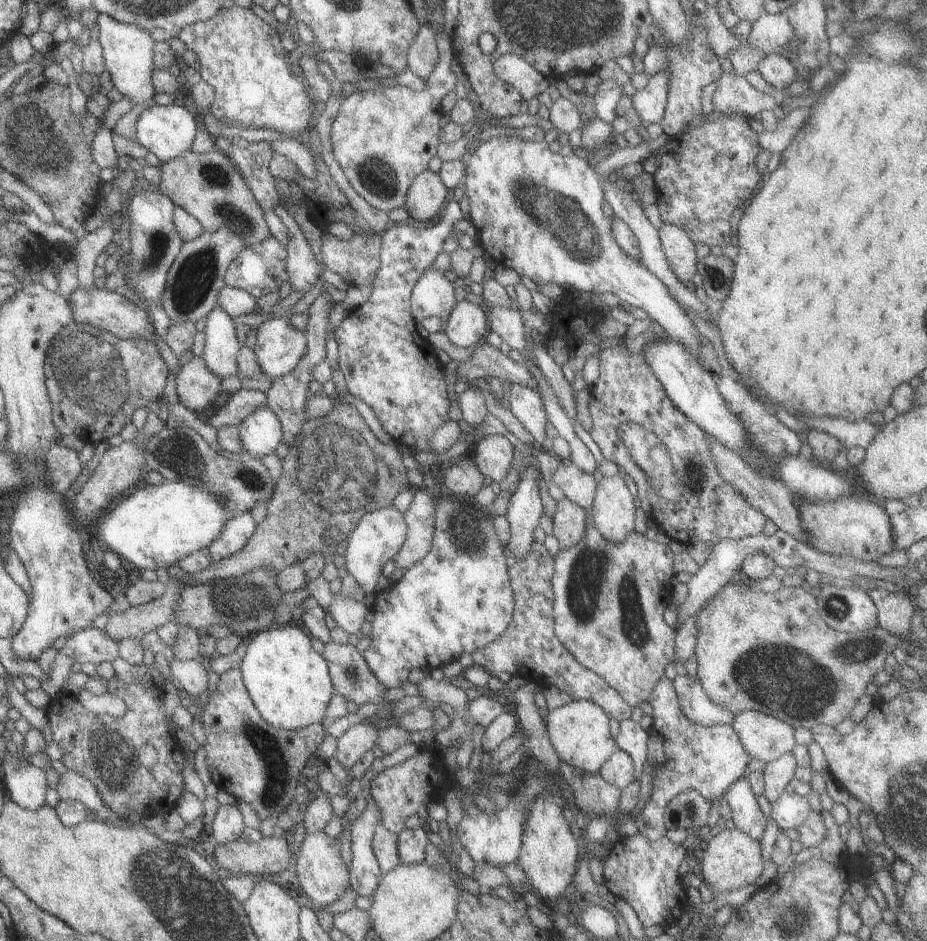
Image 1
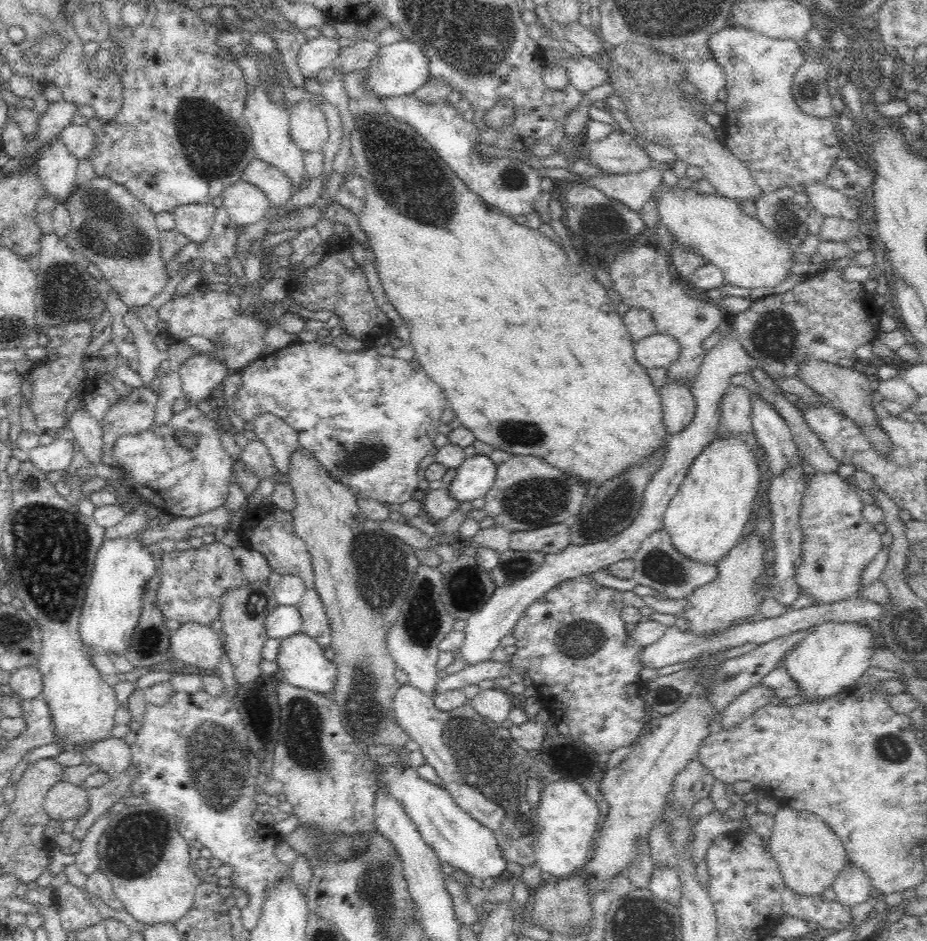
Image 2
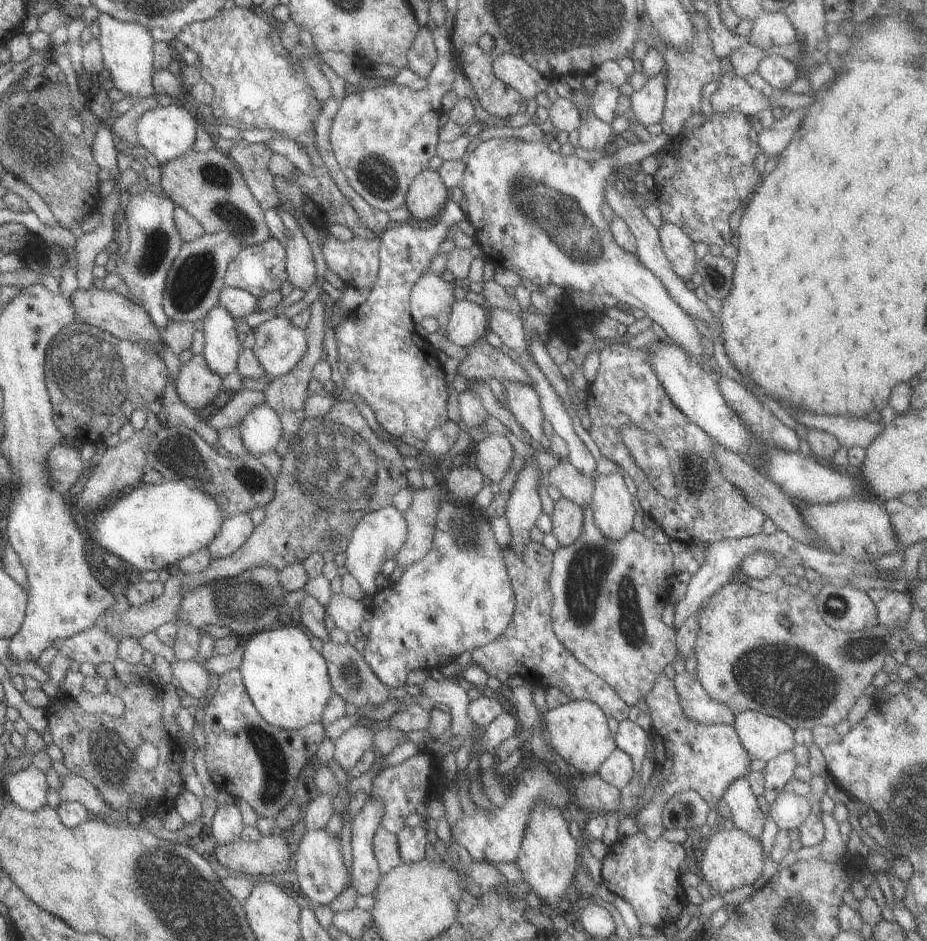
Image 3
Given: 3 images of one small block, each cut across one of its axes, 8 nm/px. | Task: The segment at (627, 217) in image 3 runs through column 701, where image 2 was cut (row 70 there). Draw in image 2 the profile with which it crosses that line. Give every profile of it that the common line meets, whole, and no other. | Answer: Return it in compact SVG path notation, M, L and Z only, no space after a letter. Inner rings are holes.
M319 35L304 43L297 55L297 63L305 78L316 78L320 71L333 66L341 46L337 39Z

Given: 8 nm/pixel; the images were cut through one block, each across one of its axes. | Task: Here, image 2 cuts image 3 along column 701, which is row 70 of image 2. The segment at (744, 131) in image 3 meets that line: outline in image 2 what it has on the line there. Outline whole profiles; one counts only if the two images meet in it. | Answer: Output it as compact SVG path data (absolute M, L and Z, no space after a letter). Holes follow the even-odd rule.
M158 1L148 4L148 13L142 25L132 28L122 24L118 30L110 30L109 36L113 41L113 51L122 54L120 60L126 67L120 78L123 83L123 104L118 116L97 127L94 132L94 150L90 154L90 162L97 176L111 178L120 186L127 188L143 205L146 205L154 214L173 212L182 205L208 204L226 190L227 186L238 182L245 173L246 166L255 157L252 146L251 130L245 117L245 102L248 90L238 65L239 50L219 46L217 37L225 31L223 22L206 22L199 17L199 10L192 10L188 5L180 2Z

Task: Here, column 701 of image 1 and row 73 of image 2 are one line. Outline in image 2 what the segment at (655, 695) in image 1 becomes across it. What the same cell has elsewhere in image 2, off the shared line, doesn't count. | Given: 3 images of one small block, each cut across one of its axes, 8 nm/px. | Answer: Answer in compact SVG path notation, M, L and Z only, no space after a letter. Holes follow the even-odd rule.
M726 27L709 36L710 52L726 75L726 124L734 126L725 130L730 136L725 147L746 163L762 192L774 192L779 188L801 189L806 183L824 183L841 149L843 135L836 131L832 118L818 119L806 114L794 99L791 90L794 76L800 65L810 59L800 47L797 42L768 38L744 27Z

